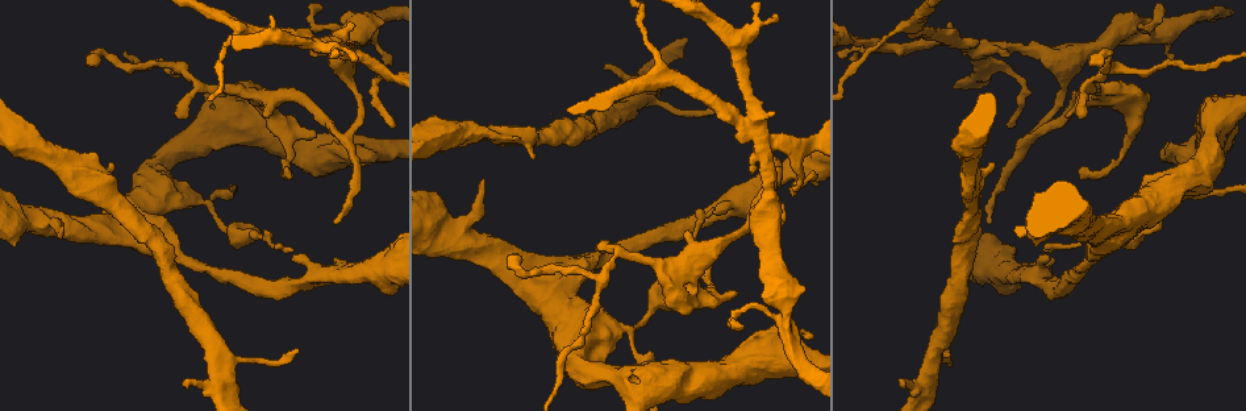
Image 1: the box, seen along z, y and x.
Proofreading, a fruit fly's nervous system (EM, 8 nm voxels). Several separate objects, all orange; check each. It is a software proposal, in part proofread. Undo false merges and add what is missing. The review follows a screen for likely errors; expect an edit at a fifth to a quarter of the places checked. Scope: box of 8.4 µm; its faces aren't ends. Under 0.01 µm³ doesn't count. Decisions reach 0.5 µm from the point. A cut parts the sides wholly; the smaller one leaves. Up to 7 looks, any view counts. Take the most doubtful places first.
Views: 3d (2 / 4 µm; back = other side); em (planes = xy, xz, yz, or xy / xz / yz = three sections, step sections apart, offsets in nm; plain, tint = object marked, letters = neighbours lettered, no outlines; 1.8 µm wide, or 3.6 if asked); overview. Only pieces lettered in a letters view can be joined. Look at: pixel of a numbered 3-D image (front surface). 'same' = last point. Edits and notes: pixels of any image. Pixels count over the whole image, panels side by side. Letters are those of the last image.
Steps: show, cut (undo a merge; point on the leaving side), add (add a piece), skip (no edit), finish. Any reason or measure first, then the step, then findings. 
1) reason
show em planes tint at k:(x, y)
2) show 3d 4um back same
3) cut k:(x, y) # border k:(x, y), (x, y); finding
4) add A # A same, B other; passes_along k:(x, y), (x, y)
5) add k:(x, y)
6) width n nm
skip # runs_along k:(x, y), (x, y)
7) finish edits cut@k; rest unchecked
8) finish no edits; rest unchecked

sharp bend
show em planes letters at 1:(966, 46)

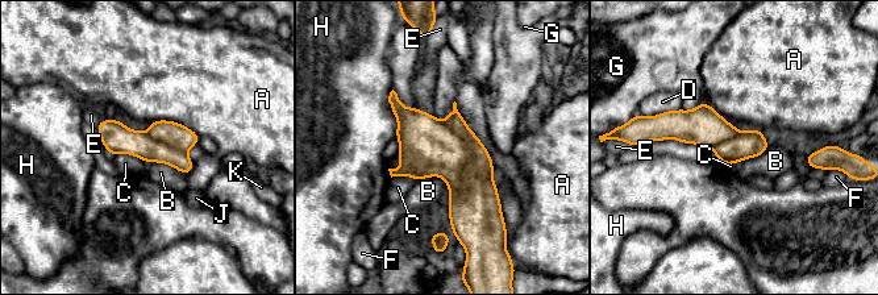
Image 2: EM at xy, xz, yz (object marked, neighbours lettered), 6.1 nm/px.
cut 2:(432, 149) # A other, B other, C other, D other, E other, F other, G other, H other, J other, K other; border 2:(441, 121), (470, 150), (458, 192); a second neuron is stuck on

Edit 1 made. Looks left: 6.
show 3d 2um at 1:(259, 96)

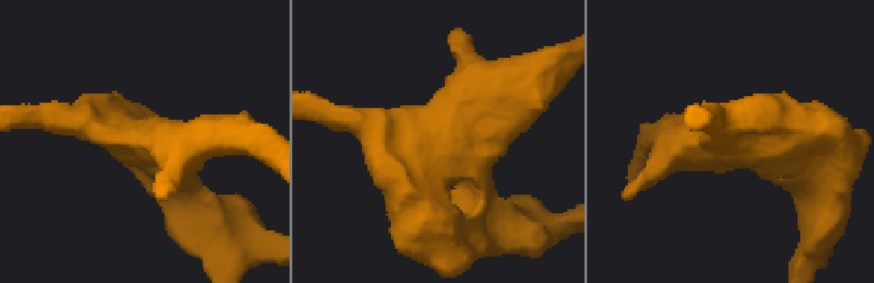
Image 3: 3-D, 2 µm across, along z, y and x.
arms 4
show em 3.6um planes letters at 3:(433, 143)

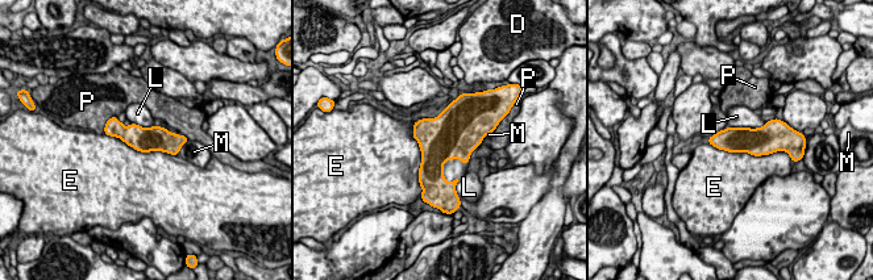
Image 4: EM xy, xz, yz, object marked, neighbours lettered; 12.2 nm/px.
width 320 nm
skip # D other, E other, L other, M other, P other; runs_along 4:(109, 128), (142, 140), (182, 140); continuous, no second neuron

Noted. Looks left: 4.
free end
show em planes plain at 1:(185, 381)

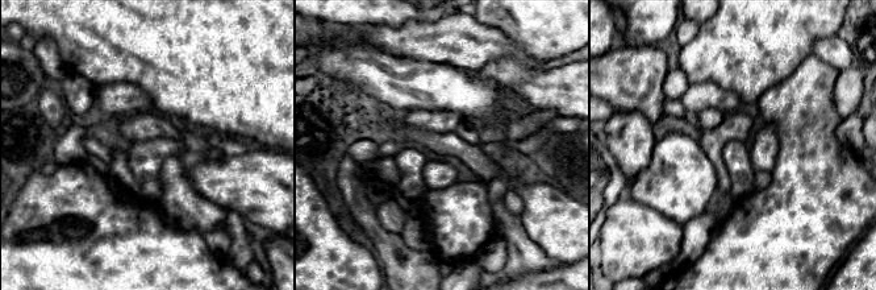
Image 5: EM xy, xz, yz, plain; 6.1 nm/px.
what lies round it
show em planes letters same

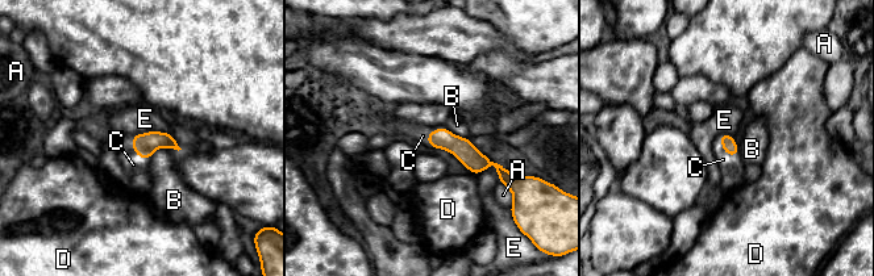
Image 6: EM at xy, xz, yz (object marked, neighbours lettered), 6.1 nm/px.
add C # A other, B other, C same, D other, E other; passes_along 6:(144, 145), (134, 151), (133, 164); the neuron continues

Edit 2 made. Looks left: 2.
finish edits cut@2, add@6; rest unchecked

